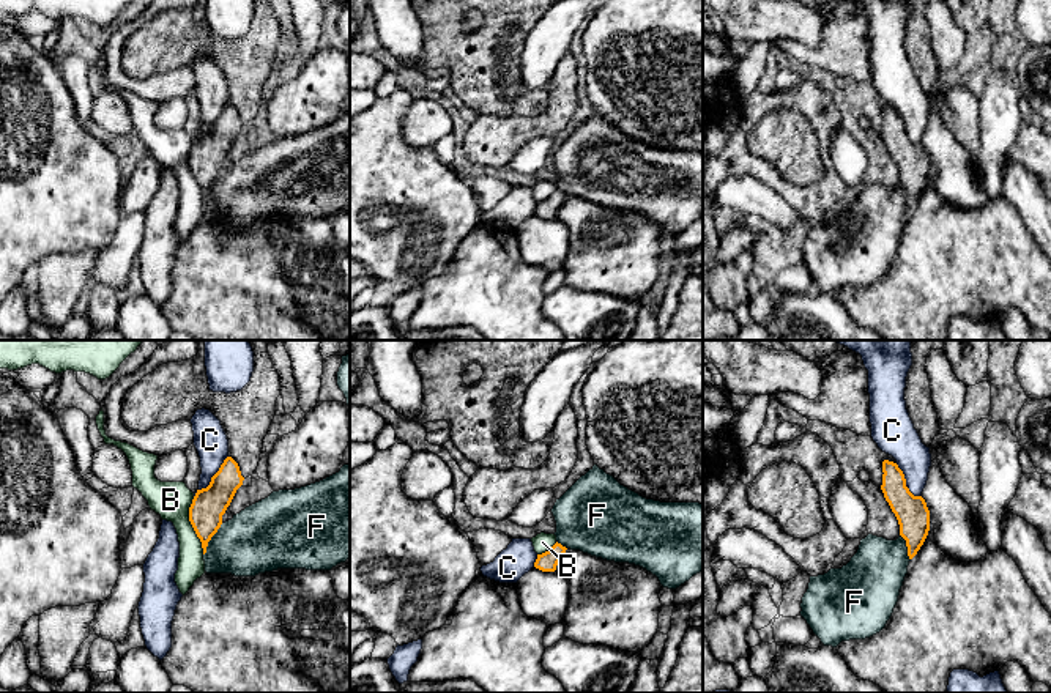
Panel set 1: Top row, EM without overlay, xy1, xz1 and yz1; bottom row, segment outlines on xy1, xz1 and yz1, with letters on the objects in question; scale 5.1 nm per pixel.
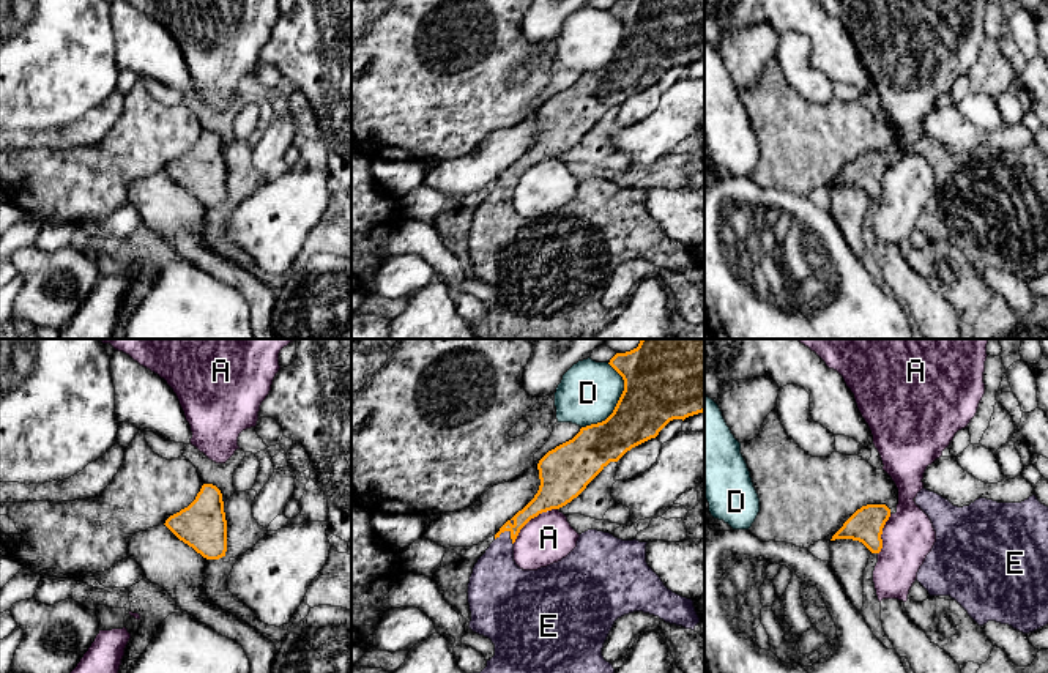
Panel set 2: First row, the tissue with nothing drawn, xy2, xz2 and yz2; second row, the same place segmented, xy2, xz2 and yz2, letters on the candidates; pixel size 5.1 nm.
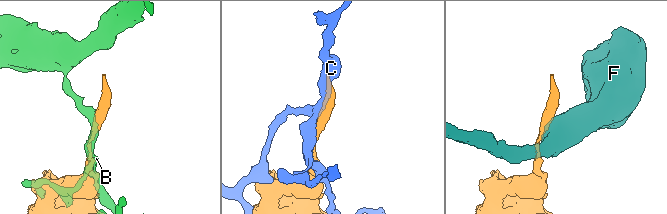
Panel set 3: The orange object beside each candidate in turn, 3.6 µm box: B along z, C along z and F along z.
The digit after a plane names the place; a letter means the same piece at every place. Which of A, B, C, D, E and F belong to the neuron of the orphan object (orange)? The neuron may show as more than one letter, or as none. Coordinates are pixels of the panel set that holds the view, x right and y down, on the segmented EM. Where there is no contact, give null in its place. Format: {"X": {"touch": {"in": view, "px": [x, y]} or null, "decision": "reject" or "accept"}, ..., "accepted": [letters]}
{"A": {"touch": {"in": "xz2", "px": [531, 517]}, "decision": "reject"}, "B": {"touch": {"in": "xy1", "px": [191, 523]}, "decision": "reject"}, "C": {"touch": {"in": "xy1", "px": [211, 478]}, "decision": "reject"}, "D": {"touch": {"in": "xz2", "px": [618, 402]}, "decision": "reject"}, "E": {"touch": {"in": "xz2", "px": [508, 530]}, "decision": "accept"}, "F": {"touch": {"in": "xy1", "px": [210, 539]}, "decision": "reject"}, "accepted": ["E"]}

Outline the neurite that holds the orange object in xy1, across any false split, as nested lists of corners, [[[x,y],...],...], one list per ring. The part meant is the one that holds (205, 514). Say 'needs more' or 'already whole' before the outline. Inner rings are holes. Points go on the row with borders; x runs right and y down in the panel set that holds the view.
already whole; [[[227,457],[206,488],[197,490],[189,507],[189,521],[202,542],[203,554],[208,542],[222,524],[222,515],[230,506],[236,490],[243,485],[238,463]]]

